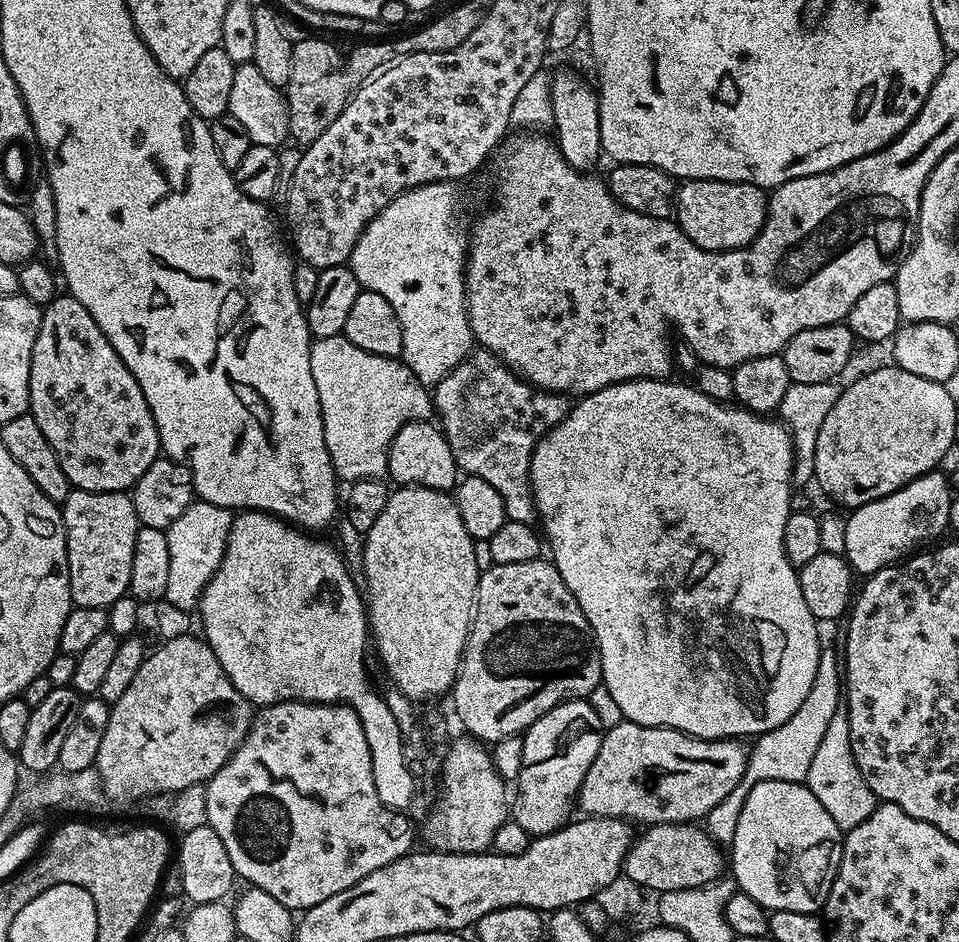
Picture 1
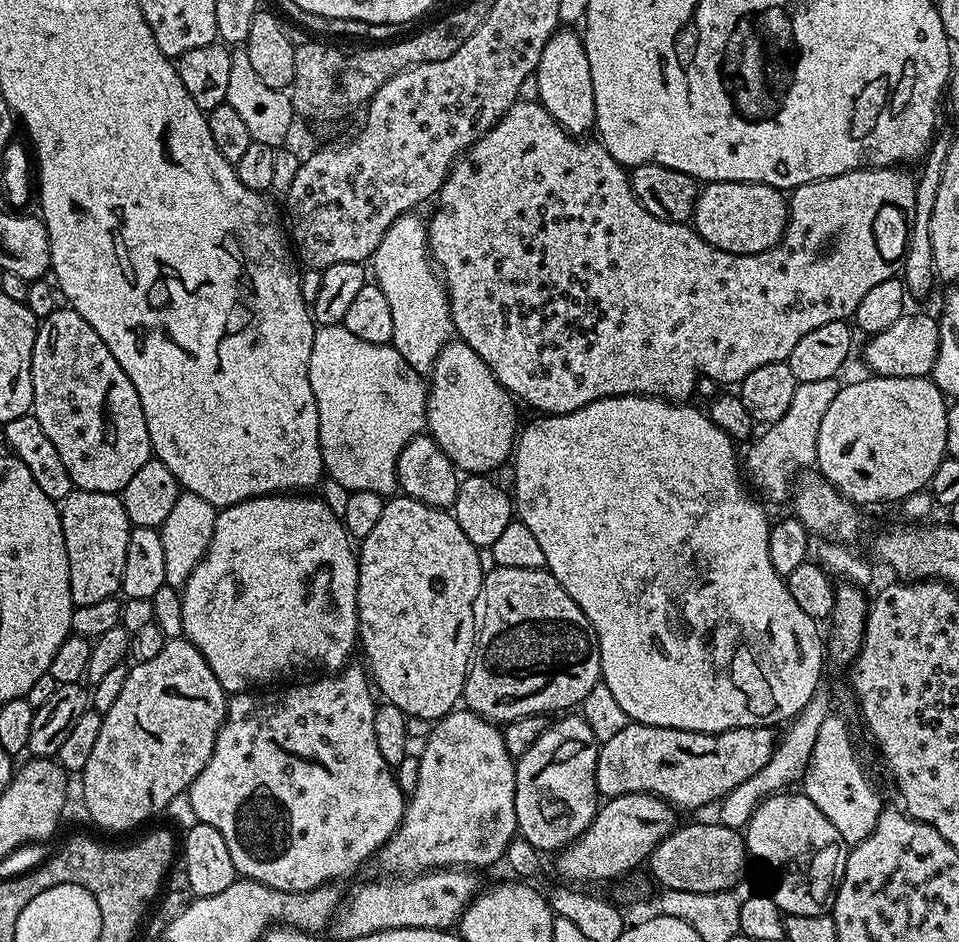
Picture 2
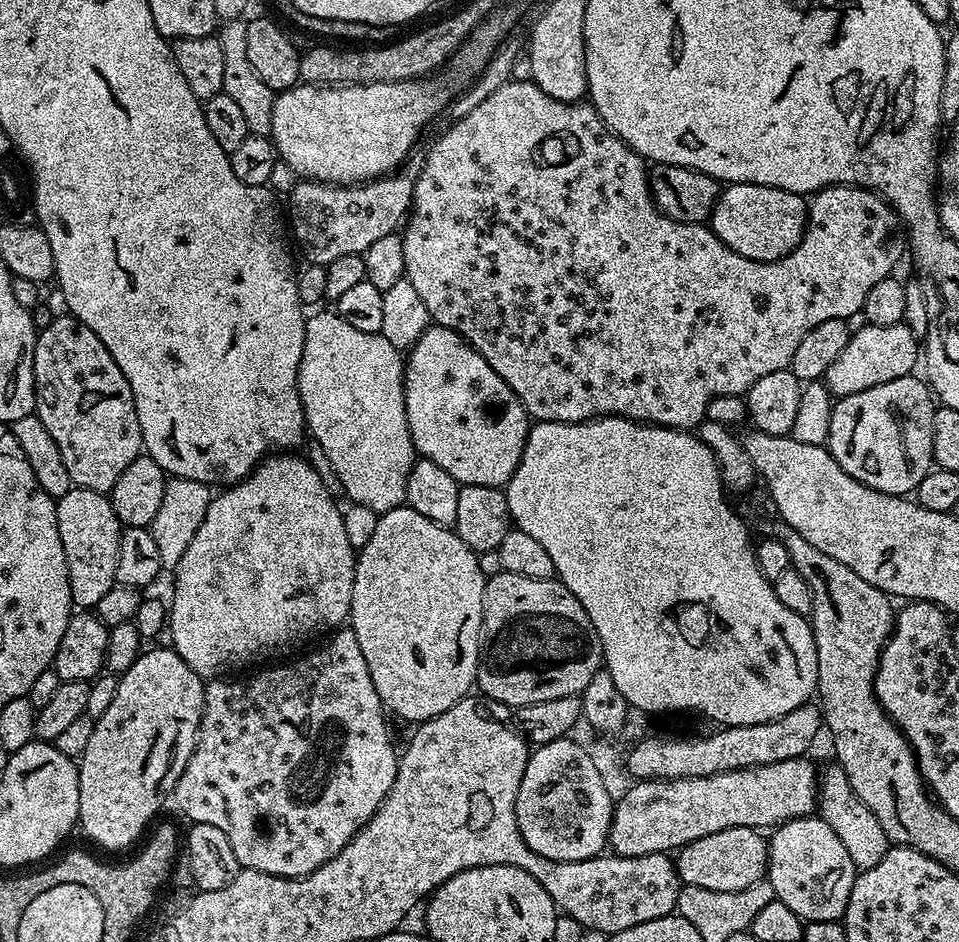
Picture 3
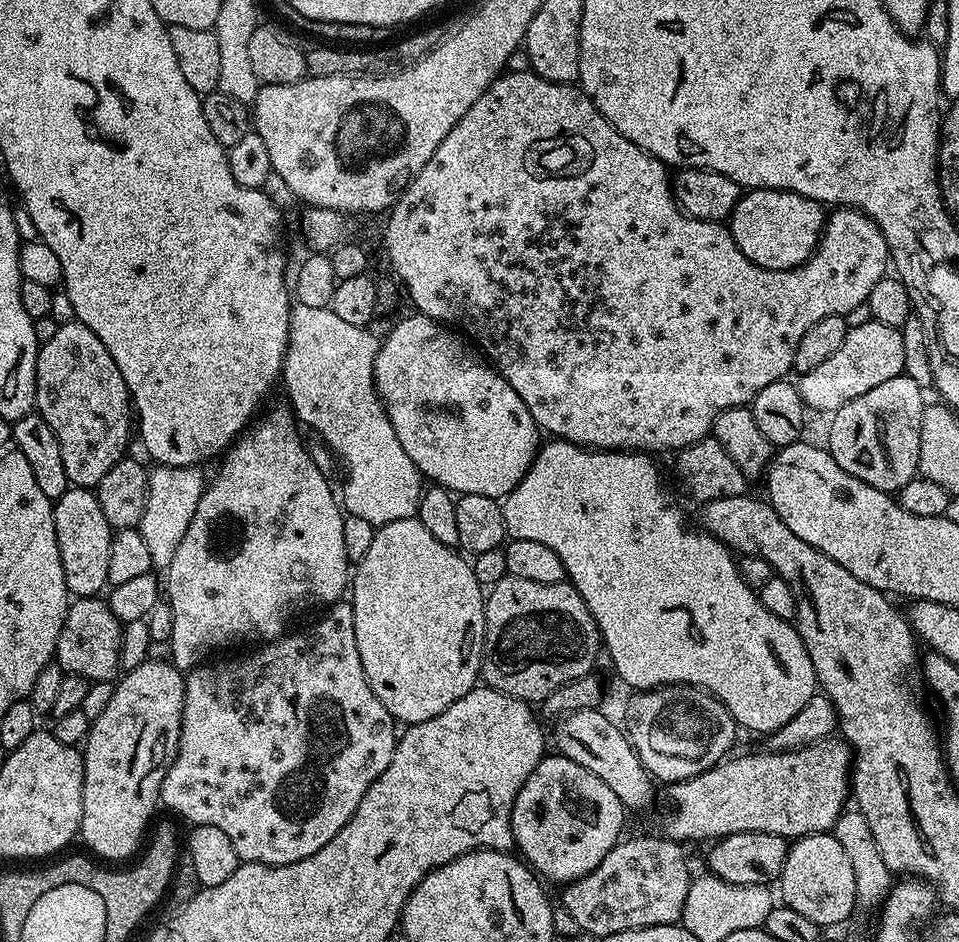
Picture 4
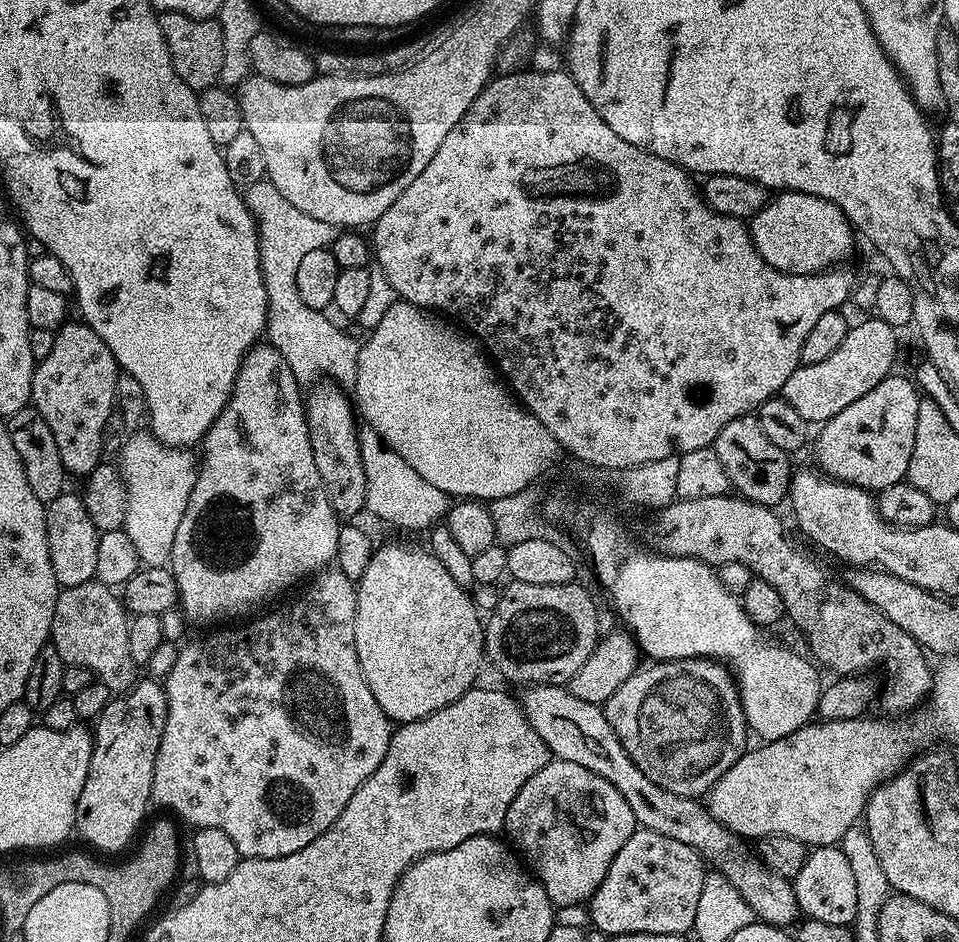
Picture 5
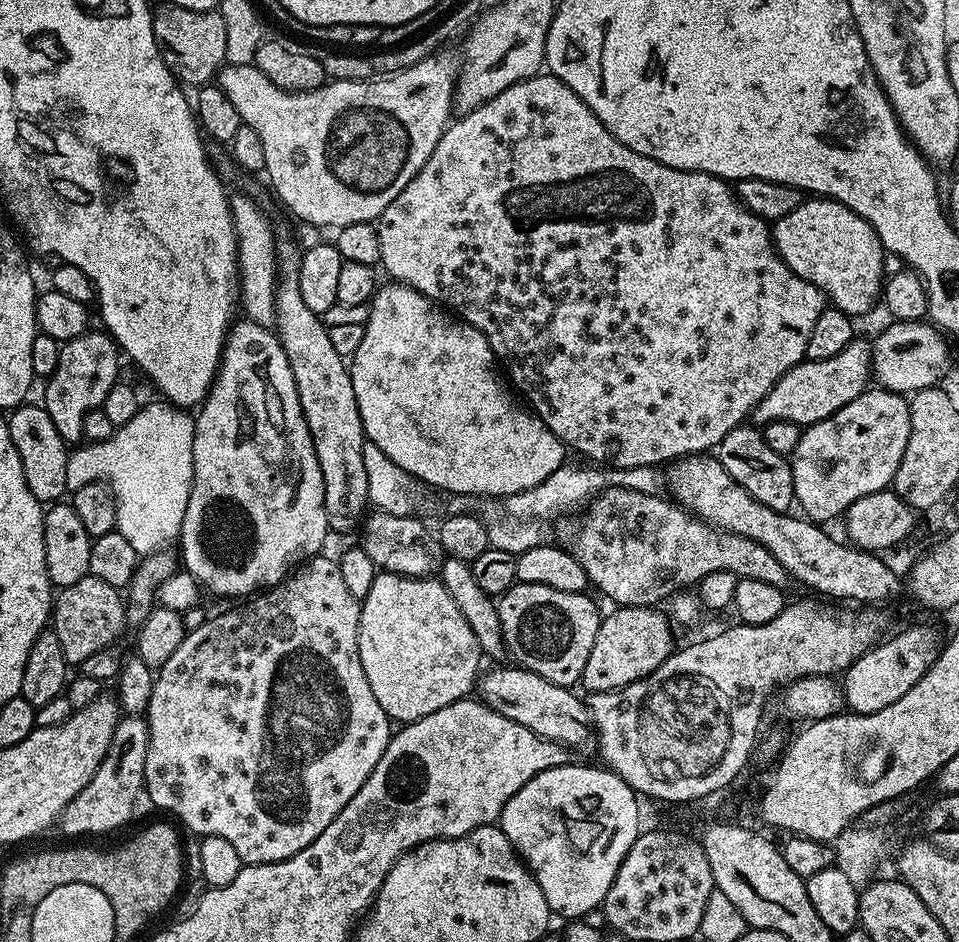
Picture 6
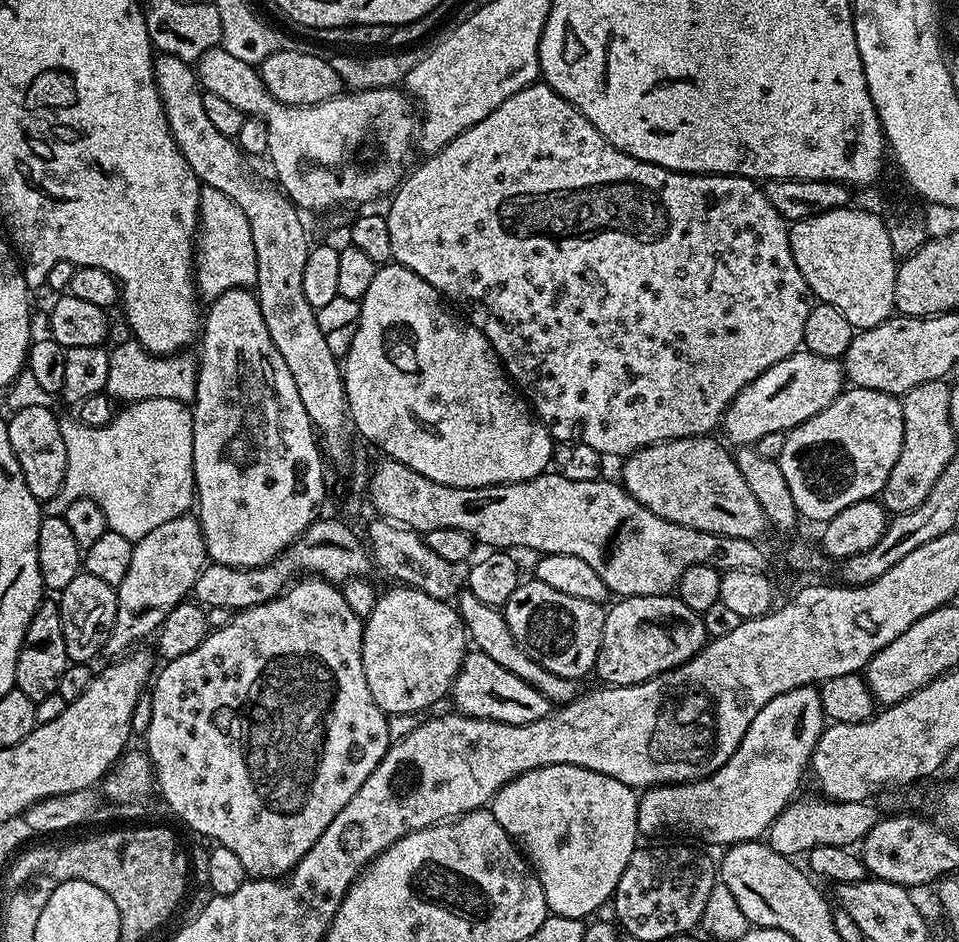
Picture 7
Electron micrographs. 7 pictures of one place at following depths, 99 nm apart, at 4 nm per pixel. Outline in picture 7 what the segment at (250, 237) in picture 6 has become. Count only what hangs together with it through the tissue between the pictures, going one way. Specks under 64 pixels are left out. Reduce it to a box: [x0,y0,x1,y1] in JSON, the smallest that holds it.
[194,187,256,301]

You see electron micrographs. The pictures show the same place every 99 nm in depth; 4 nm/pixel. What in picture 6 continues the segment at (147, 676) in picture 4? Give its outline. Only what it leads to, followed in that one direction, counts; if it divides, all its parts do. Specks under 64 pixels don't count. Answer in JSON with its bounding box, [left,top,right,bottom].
[58,714,148,836]

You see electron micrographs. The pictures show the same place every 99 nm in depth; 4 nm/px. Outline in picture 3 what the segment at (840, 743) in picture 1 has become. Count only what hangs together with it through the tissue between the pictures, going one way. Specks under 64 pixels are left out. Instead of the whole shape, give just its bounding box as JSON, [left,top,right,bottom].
[818,762,890,869]

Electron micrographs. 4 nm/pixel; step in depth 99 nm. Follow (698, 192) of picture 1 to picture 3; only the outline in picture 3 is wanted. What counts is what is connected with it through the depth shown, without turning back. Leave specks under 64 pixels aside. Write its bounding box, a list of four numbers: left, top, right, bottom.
[710,184,808,264]

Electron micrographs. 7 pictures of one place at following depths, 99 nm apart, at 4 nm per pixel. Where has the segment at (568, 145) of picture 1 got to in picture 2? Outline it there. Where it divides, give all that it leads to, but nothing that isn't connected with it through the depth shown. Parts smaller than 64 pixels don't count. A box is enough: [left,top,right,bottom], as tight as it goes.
[534,30,596,138]

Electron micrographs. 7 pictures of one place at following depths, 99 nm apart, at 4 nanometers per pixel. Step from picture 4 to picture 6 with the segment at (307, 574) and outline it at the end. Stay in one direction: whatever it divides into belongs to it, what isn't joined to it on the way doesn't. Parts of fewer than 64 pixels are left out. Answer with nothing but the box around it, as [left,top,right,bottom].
[178,318,330,597]

